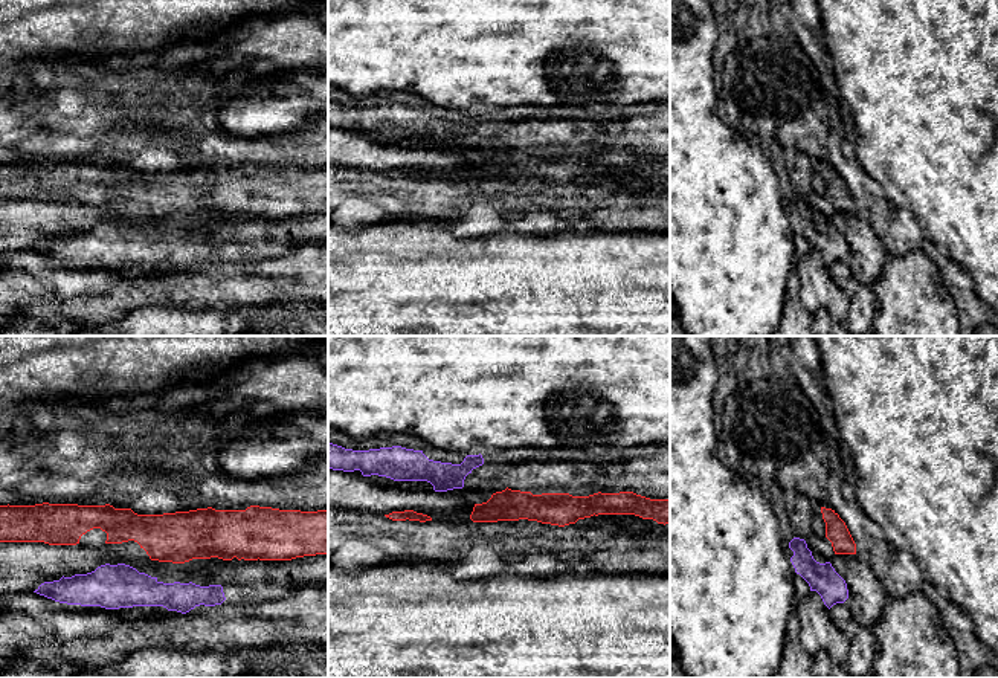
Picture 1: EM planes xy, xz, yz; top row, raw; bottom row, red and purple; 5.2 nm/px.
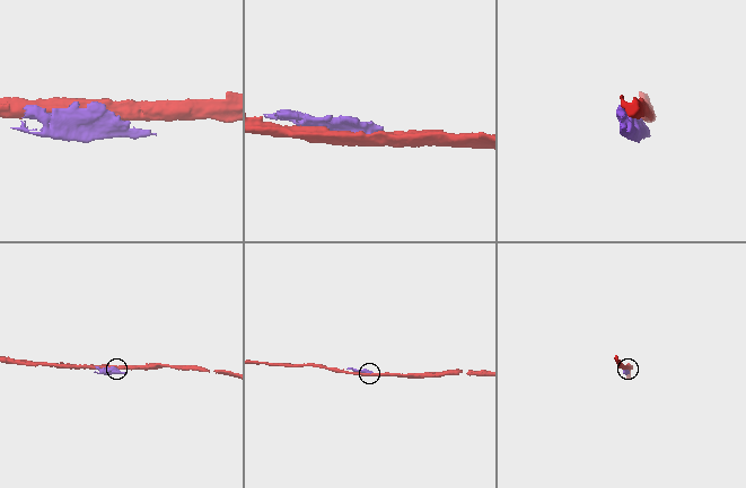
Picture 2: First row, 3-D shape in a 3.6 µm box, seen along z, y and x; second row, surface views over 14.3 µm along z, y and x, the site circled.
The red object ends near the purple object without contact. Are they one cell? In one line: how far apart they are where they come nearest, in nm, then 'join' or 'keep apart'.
60 nm | keep apart

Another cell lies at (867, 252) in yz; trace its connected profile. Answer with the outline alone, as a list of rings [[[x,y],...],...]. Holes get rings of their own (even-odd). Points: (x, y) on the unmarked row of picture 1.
[[[835,212],[830,221],[847,241],[850,255],[847,266],[852,276],[858,282],[871,287],[890,258],[884,243],[856,212]]]

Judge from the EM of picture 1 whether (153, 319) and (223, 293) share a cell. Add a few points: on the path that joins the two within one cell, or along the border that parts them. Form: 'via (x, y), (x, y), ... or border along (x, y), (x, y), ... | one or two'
border along (148, 306), (220, 309) | two

